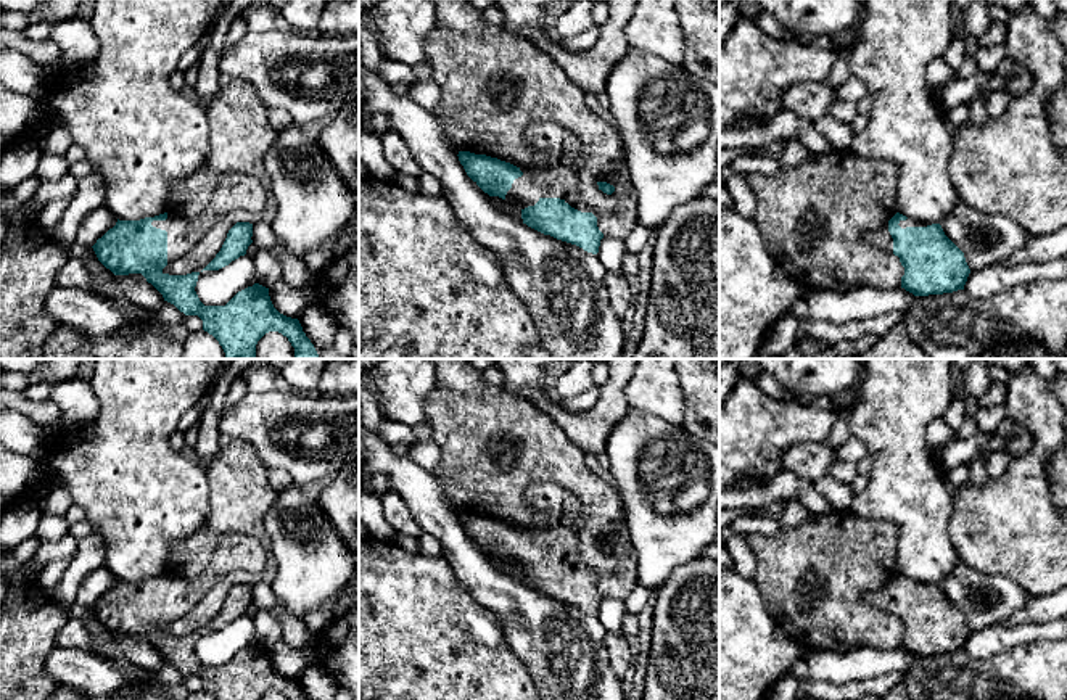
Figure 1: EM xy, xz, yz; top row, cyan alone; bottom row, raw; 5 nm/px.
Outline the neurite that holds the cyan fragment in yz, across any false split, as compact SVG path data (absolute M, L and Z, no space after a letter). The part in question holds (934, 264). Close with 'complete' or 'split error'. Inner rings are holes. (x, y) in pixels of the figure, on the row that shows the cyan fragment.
M896 212L884 227L863 237L874 248L900 257L904 267L901 288L914 296L964 290L970 269L940 224Z | split error

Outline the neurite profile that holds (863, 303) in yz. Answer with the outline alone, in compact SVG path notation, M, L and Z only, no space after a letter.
M863 286L848 293L808 291L803 298L811 320L843 325L853 320L874 319L892 311L903 312L913 304L914 294L901 286L893 290Z

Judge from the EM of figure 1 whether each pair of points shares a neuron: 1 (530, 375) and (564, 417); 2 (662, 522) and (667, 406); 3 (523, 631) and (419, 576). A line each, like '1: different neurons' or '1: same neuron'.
1: different neurons
2: different neurons
3: different neurons

